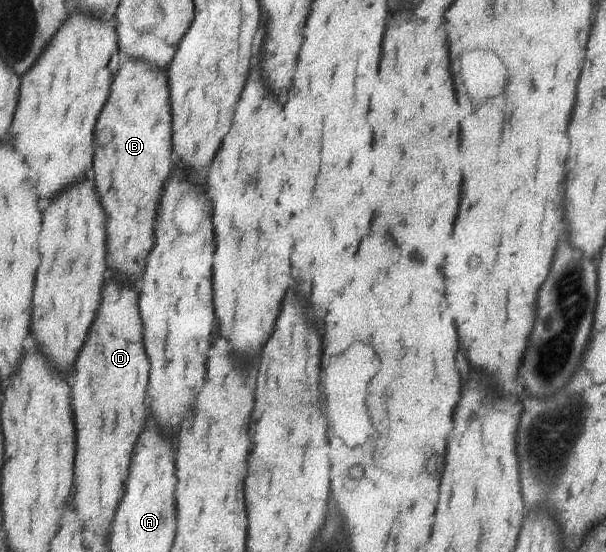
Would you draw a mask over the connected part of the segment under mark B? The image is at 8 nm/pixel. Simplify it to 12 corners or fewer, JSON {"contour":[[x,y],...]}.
{"contour":[[128,59],[96,125],[108,267],[136,279],[174,169],[166,71]]}

